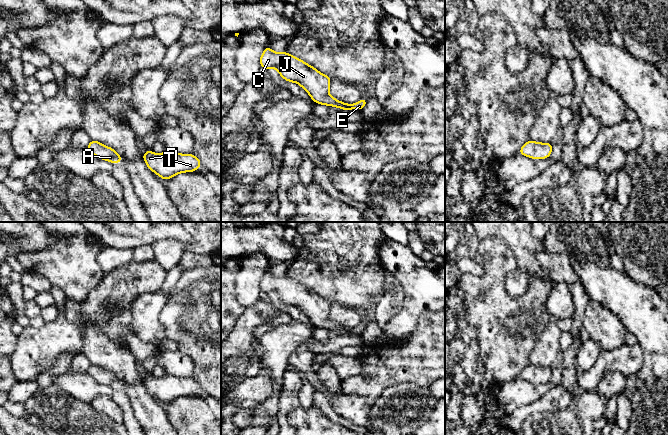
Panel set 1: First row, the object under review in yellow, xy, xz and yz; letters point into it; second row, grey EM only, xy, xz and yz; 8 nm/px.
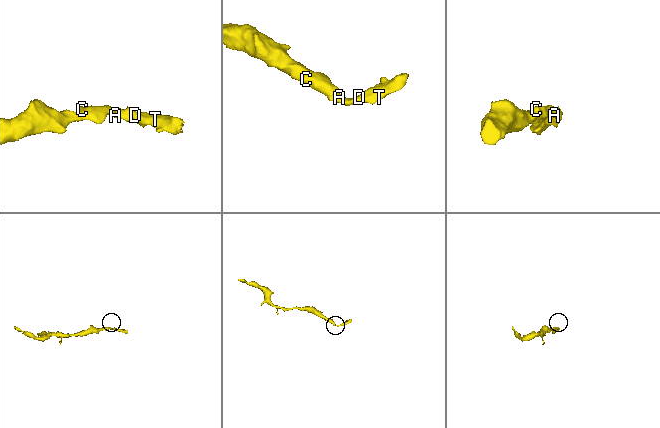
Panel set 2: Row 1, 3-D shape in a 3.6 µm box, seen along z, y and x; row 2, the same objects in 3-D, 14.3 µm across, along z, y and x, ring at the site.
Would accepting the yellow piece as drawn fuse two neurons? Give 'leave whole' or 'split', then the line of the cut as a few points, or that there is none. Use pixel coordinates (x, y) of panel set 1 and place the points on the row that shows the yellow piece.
leave whole | no cut

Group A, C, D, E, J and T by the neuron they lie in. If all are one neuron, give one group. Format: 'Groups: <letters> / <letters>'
Groups: A C D E J T

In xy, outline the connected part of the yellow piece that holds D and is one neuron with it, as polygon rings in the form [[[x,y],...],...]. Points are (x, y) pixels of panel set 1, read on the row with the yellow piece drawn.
[[[149,150],[142,156],[147,167],[164,180],[179,173],[194,172],[202,165],[201,161],[193,154],[180,154],[171,151],[156,154]]]

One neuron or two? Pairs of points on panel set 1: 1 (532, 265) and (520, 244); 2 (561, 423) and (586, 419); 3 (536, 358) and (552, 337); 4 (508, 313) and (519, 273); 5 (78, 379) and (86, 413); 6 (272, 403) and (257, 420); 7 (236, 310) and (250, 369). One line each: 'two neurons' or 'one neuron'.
1: one neuron
2: two neurons
3: one neuron
4: two neurons
5: two neurons
6: one neuron
7: two neurons

